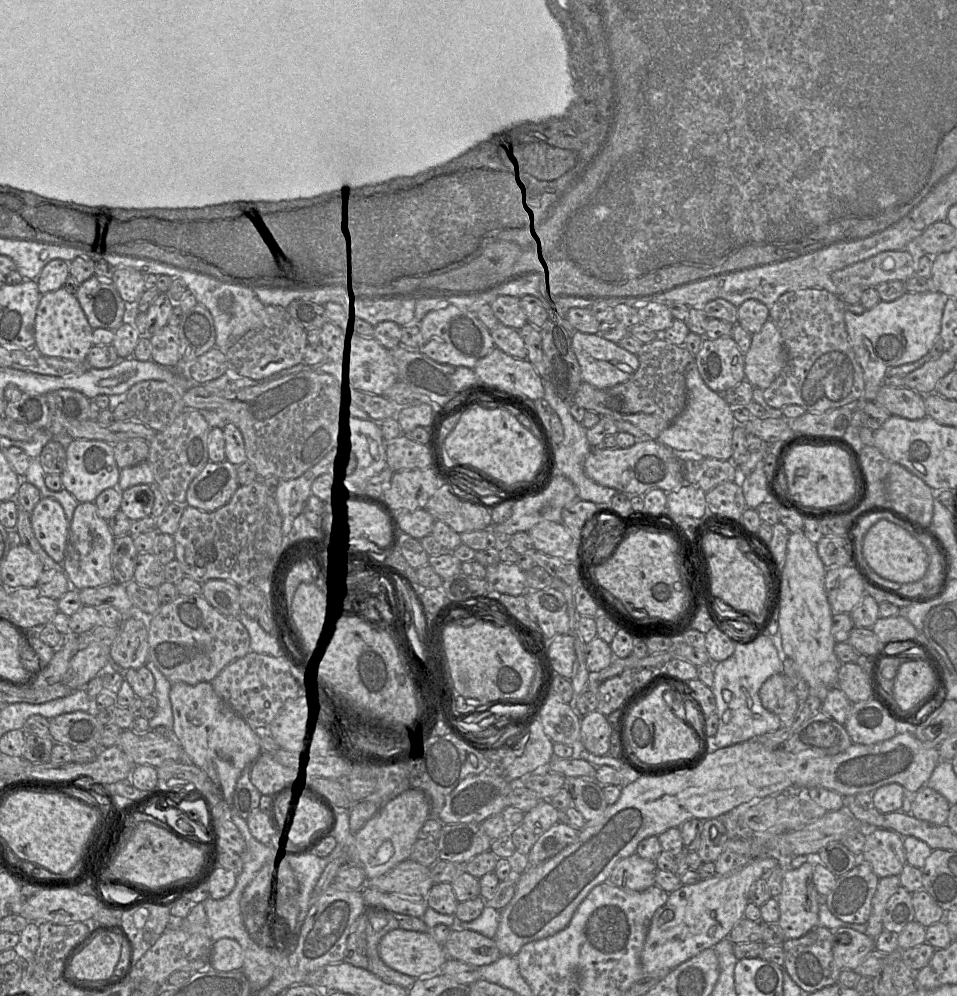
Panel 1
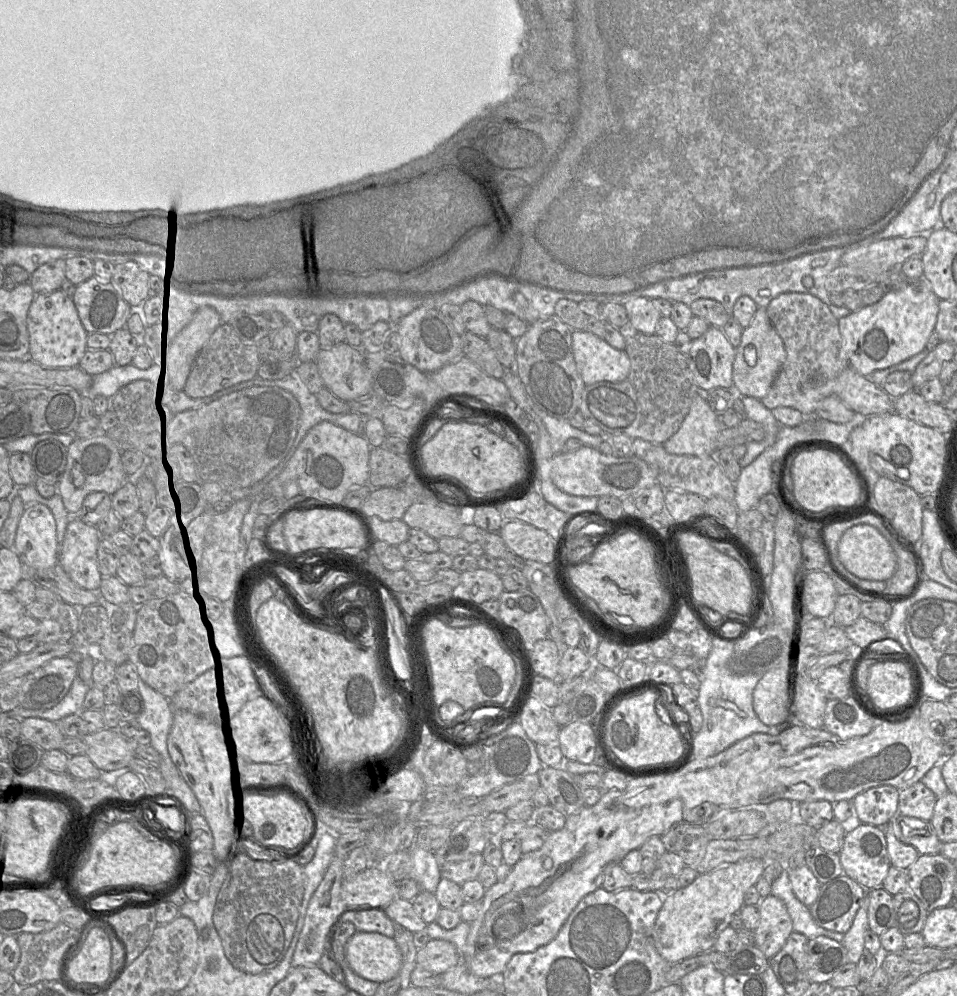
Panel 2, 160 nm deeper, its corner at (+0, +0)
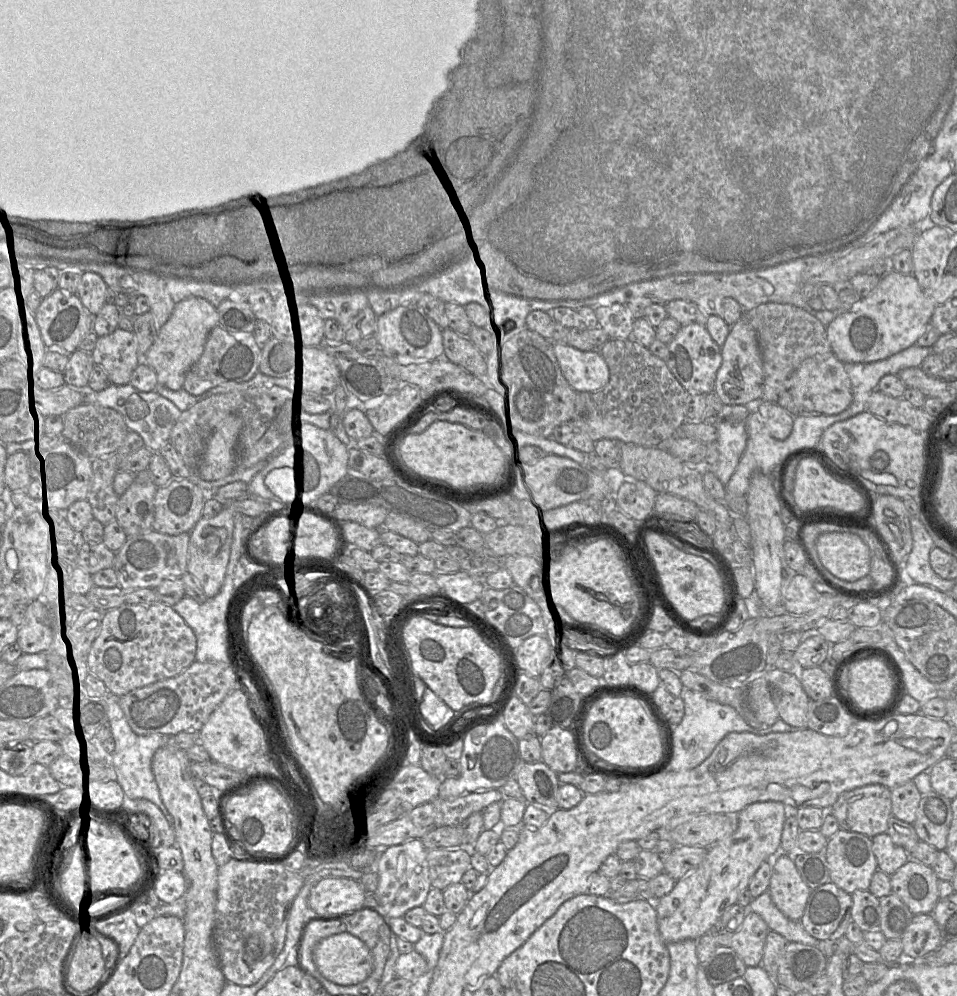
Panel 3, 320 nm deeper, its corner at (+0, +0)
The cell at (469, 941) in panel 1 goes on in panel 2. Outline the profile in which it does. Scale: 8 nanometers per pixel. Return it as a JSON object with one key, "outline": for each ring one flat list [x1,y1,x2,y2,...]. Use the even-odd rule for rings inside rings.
{"outline":[[431,939,424,947,418,949,417,967,441,975,462,961,462,955,456,946,446,940]]}

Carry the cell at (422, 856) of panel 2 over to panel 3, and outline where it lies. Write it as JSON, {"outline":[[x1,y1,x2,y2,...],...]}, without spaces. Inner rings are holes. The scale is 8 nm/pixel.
{"outline":[[411,839,383,850,378,862,377,874,376,891,366,893,364,908,377,911,386,921,390,918,403,917,408,910,422,906,432,888,427,849,421,839]]}

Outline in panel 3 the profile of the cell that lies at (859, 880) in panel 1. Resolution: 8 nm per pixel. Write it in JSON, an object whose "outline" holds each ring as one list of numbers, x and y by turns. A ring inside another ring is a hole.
{"outline":[[832,882,814,889,807,900,800,923,819,940,845,937,851,918,852,897]]}

